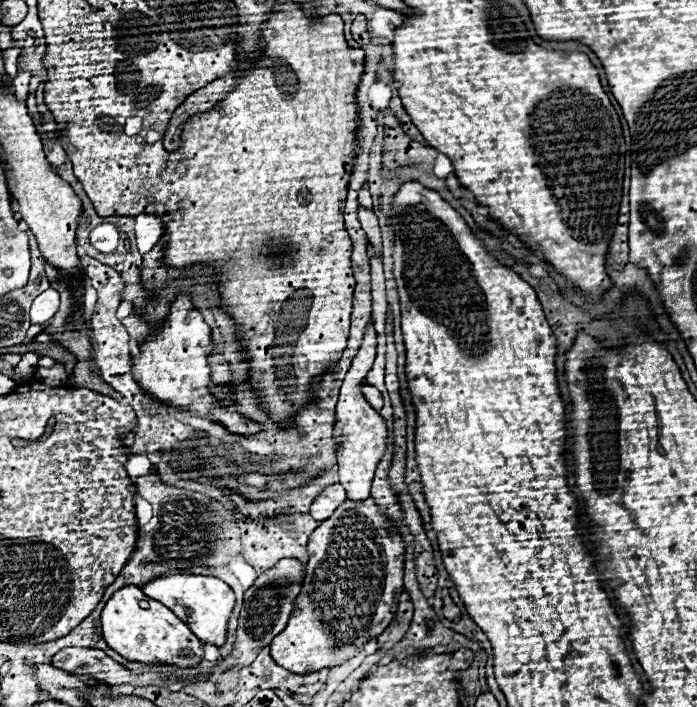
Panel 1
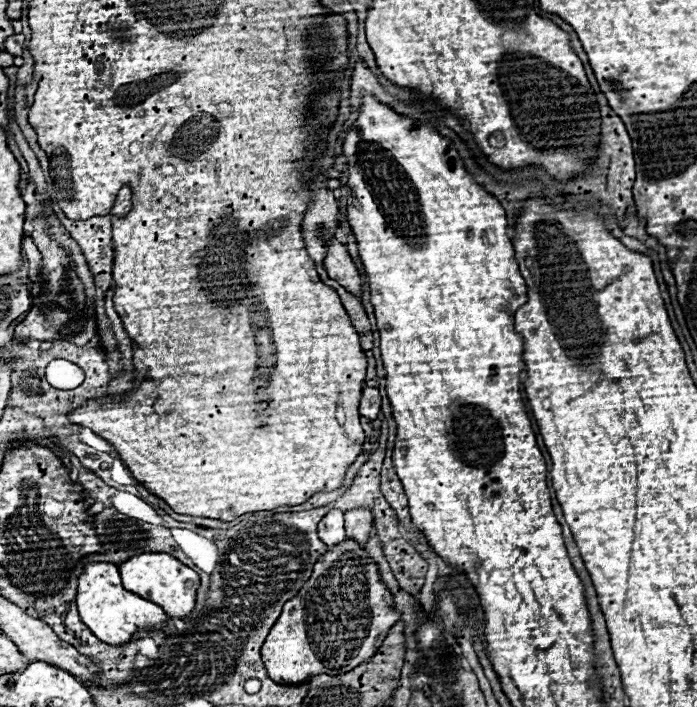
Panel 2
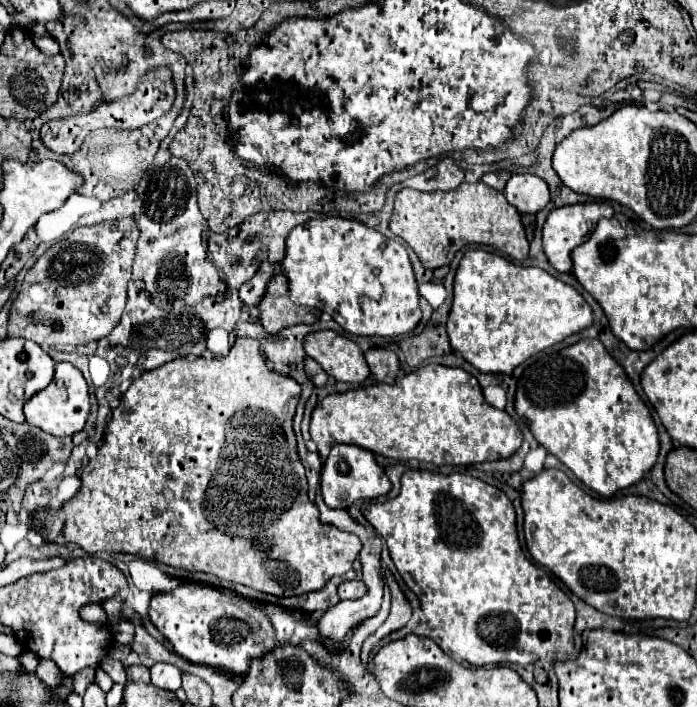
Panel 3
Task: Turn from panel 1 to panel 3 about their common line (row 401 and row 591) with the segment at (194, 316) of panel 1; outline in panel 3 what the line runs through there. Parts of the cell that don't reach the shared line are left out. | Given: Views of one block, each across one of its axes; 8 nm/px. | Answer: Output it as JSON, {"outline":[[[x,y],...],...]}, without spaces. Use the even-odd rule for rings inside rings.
{"outline":[[[184,584],[168,592],[158,592],[150,598],[148,616],[152,624],[162,632],[162,636],[174,646],[176,654],[194,662],[218,668],[222,672],[230,674],[246,674],[250,660],[256,656],[262,656],[264,652],[272,650],[276,646],[274,628],[270,624],[270,618],[254,604],[236,598],[234,594],[226,594],[212,586],[198,586],[198,584]]]}

